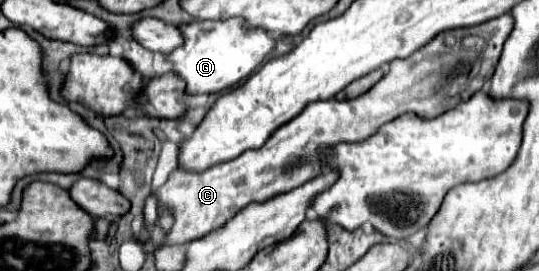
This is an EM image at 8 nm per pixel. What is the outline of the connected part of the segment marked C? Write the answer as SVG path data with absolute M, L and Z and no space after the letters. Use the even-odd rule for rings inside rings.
M498 18L470 28L446 30L412 56L404 60L392 60L390 72L366 94L344 102L330 98L308 104L294 120L278 128L262 148L248 150L234 160L206 168L206 172L178 172L176 168L168 182L156 192L158 216L162 214L162 204L172 208L176 218L174 228L170 234L164 234L158 226L158 220L154 224L146 224L148 238L144 242L152 246L174 246L202 238L224 226L250 202L264 202L318 176L318 168L322 168L322 156L318 156L318 148L334 148L334 144L340 142L366 140L378 132L382 124L392 122L408 112L414 112L422 118L436 118L442 112L448 112L478 92L494 74L502 54L498 48L500 42L504 42L504 32L498 28ZM306 158L310 160L306 168L298 168L298 172L282 172L286 164Z

